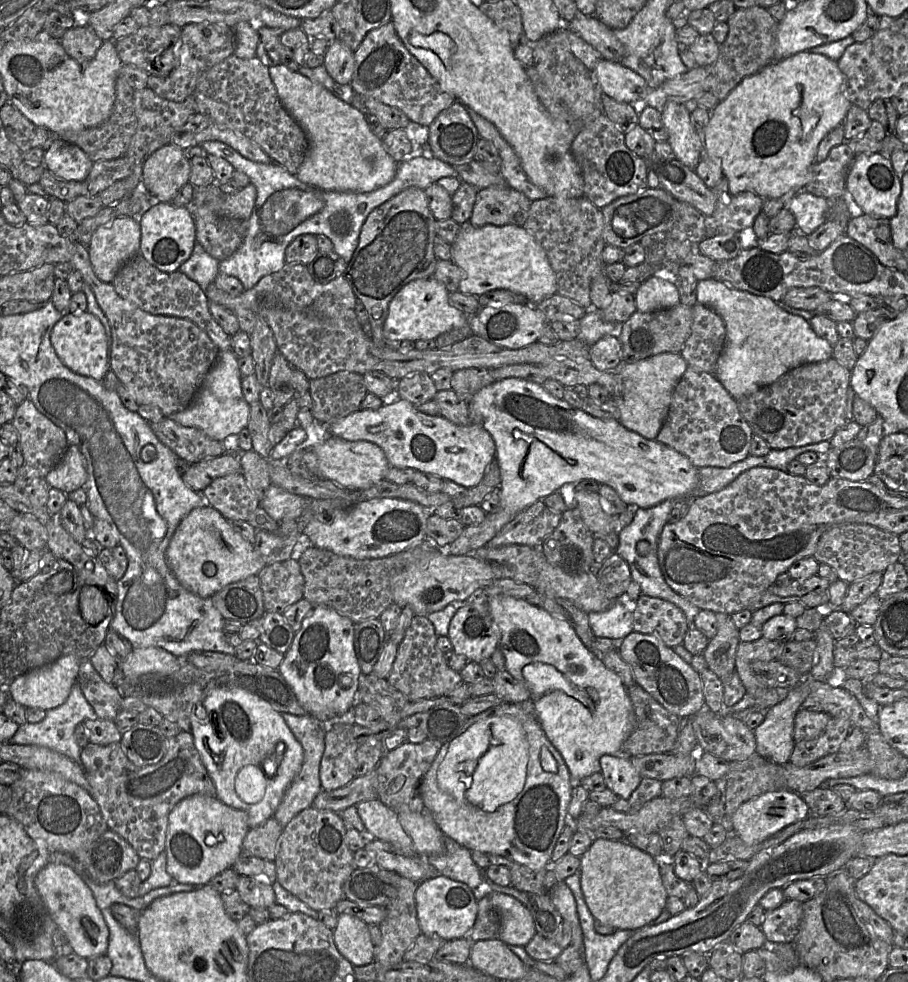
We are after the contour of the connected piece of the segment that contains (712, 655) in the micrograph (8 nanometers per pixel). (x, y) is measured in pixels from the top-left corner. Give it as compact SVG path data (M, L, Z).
M715 613L718 622L718 631L715 637L709 640L708 646L702 653L708 669L719 678L732 674L735 670L737 648L740 644L739 630L731 615Z

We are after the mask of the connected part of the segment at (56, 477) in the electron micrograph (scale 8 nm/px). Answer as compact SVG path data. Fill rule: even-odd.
M69 445L62 460L44 478L50 488L69 494L81 488L87 480L84 456L76 445Z

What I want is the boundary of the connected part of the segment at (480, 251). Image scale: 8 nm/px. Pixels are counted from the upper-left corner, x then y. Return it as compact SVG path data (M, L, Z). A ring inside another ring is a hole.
M469 221L465 222L451 244L451 261L462 270L459 291L467 295L479 296L487 291L506 289L524 295L528 303L537 305L557 293L555 273L546 252L522 226L474 227Z

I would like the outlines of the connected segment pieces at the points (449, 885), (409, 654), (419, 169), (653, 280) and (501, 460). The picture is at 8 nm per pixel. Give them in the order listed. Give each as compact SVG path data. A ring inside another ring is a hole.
M441 874L418 883L415 903L422 934L447 941L468 937L477 917L477 900L469 886Z
M414 615L405 636L397 647L392 670L386 680L410 701L445 696L463 682L459 672L452 670L437 647L438 635L427 616Z
M205 141L201 144L201 147L208 154L225 159L235 170L245 173L250 178L250 183L257 189L256 202L248 219L248 229L243 244L229 258L219 262L219 272L239 279L245 290L253 288L262 277L280 271L286 264L286 248L300 235L325 235L333 243L333 251L348 263L357 247L362 225L373 209L407 188L417 187L424 190L440 178L458 177L455 167L435 158L427 149L427 153L423 156L412 155L400 162L393 180L374 191L364 193L324 191L301 182L296 174L289 173L285 167L276 162L258 163L251 161L224 142Z
M657 276L646 279L635 293L636 309L642 313L671 308L679 303L678 288L670 281Z
M507 378L495 381L480 389L468 402L468 410L470 423L479 424L485 428L491 435L495 443L495 460L497 461L501 474L501 498L500 506L497 511L486 514L484 520L474 526L466 526L461 535L447 546L440 547L446 553L454 556L466 555L472 550L485 546L507 523L509 523L519 512L528 508L537 501L543 500L545 497L557 492L565 484L574 484L582 480L594 480L599 484L611 487L628 506L637 506L639 508L651 508L665 500L687 500L692 496L693 491L698 484L698 468L693 466L690 460L675 451L674 449L657 442L656 440L648 440L641 435L629 431L618 420L595 418L583 410L575 408L568 404L564 399L558 399L549 394L542 385L519 378Z

